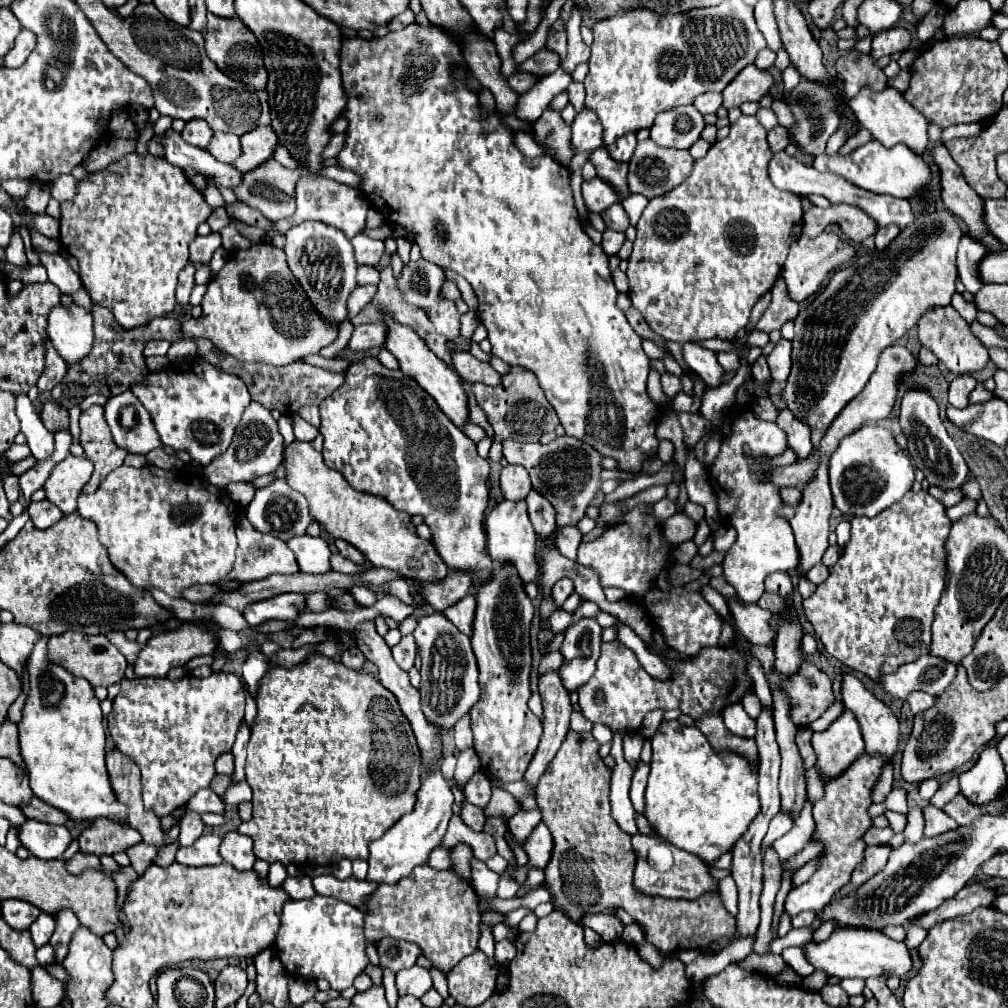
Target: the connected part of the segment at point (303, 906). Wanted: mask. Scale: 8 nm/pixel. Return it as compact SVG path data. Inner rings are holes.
M312 897L312 899L288 899L282 909L280 929L276 933L276 949L278 957L288 971L288 975L300 975L310 979L326 979L334 991L342 991L368 967L370 959L366 955L368 939L364 937L364 915L354 909L352 905L346 905L334 897Z

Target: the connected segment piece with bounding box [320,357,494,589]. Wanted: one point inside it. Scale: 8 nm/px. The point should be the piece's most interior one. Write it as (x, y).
(382, 431)

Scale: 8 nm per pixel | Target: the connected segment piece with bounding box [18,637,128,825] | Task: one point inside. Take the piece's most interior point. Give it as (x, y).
(62, 738)

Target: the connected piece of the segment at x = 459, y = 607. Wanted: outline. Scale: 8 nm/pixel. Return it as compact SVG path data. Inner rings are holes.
M466 595L462 601L458 601L456 605L452 605L444 615L468 637L474 631L474 613L476 613L476 597L474 595Z

